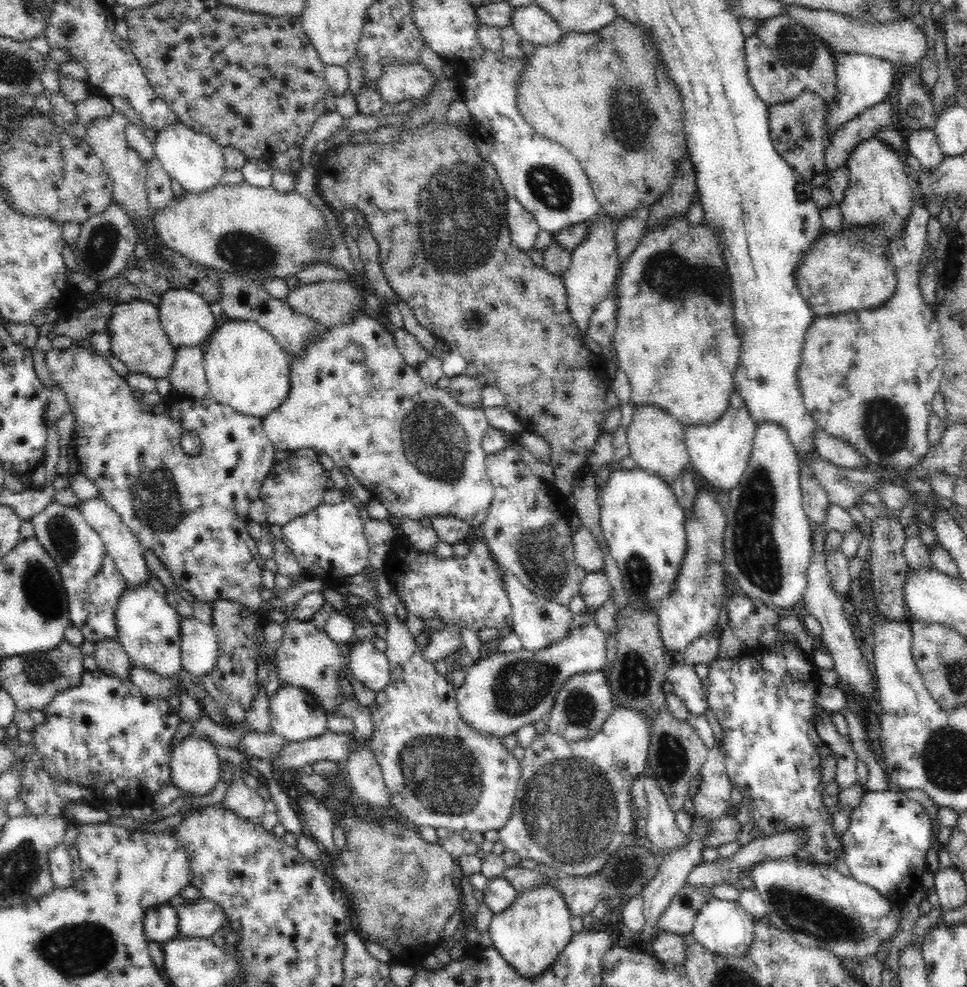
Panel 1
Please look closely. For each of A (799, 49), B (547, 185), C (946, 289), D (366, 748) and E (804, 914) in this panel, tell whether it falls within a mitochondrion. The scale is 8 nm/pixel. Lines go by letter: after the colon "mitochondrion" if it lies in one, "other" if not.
A: mitochondrion
B: mitochondrion
C: other
D: other
E: mitochondrion

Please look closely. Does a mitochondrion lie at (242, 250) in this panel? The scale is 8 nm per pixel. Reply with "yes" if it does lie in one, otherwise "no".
yes

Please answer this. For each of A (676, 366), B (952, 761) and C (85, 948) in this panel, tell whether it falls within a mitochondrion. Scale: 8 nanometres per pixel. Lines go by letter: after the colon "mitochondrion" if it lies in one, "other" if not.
A: other
B: mitochondrion
C: mitochondrion

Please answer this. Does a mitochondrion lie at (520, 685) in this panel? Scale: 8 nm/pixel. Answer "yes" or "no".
yes

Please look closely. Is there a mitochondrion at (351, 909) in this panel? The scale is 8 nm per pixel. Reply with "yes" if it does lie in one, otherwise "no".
no

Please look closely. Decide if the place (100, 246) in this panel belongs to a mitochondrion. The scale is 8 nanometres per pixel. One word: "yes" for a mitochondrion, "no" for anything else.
yes

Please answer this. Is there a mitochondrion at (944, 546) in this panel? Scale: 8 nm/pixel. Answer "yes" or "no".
no

